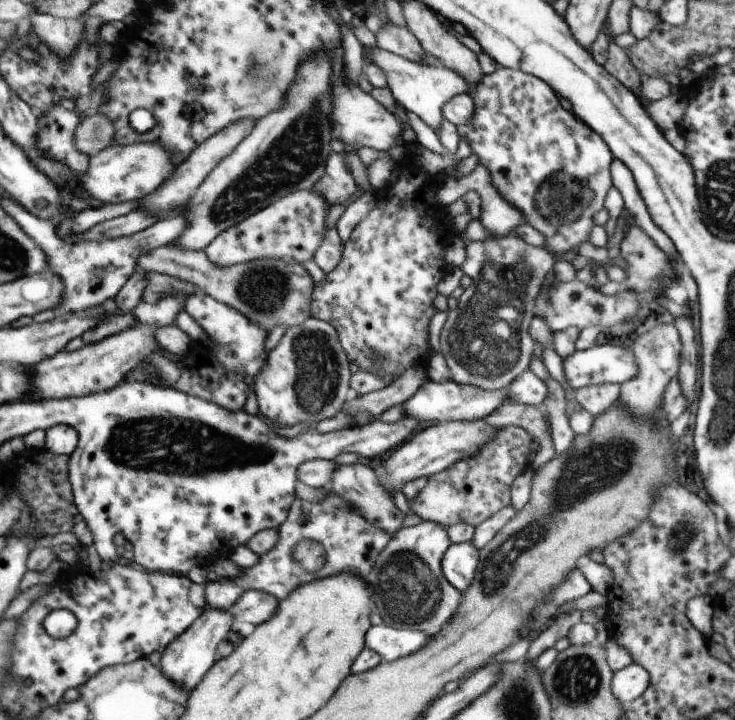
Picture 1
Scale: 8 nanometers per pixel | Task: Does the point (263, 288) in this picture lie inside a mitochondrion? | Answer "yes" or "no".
yes

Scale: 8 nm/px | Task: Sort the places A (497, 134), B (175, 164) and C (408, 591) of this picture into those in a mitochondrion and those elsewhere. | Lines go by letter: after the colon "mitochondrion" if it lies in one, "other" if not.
A: other
B: other
C: mitochondrion

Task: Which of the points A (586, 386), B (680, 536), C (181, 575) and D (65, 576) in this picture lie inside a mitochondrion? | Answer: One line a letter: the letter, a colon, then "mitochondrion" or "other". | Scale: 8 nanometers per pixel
A: other
B: mitochondrion
C: other
D: other

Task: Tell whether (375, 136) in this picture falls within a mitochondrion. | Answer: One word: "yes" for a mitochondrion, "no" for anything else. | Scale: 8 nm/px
no

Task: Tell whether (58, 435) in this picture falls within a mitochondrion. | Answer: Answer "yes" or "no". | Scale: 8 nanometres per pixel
no

